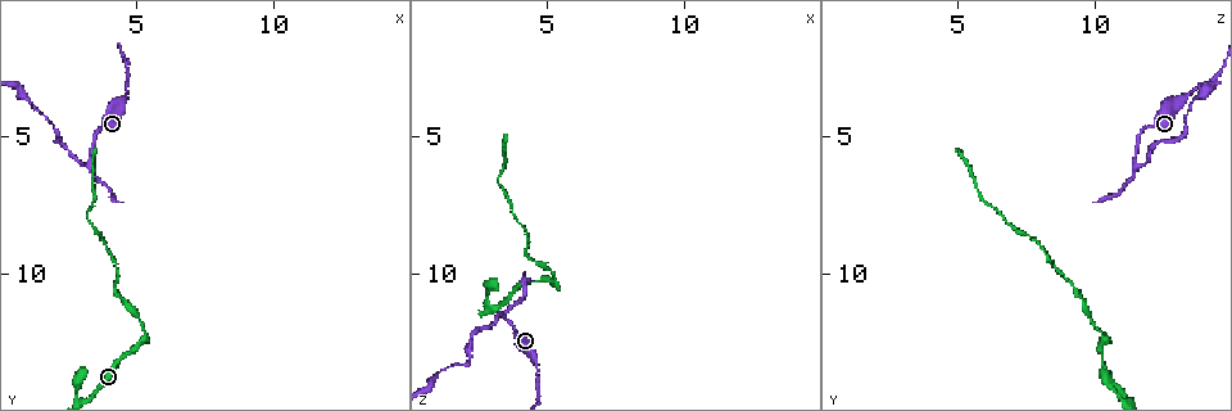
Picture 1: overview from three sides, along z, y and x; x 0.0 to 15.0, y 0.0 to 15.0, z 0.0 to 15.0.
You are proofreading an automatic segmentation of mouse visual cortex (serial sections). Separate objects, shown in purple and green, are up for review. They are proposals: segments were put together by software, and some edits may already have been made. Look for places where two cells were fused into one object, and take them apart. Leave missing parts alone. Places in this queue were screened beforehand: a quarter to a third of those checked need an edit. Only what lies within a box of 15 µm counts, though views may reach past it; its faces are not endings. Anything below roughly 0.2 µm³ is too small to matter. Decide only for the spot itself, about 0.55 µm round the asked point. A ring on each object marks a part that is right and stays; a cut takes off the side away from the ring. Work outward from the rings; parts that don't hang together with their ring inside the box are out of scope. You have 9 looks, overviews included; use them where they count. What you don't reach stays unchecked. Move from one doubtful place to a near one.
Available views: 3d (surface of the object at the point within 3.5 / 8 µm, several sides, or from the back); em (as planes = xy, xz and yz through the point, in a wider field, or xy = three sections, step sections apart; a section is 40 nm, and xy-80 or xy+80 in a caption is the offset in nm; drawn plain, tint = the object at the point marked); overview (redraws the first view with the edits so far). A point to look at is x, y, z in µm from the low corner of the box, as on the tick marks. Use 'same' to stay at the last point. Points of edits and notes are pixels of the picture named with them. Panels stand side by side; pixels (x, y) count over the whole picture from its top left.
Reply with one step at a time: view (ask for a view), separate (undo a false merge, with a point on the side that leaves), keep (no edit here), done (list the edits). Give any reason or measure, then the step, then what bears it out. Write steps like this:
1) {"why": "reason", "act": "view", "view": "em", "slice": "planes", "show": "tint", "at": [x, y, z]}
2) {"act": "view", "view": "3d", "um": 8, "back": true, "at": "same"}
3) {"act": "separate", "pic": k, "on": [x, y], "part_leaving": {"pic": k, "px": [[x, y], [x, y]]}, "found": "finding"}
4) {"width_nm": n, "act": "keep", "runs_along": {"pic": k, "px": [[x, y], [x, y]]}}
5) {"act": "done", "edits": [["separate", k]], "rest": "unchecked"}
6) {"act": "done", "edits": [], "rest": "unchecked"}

{"why": "sharp bend", "act": "view", "view": "3d", "um": 3.5, "at": [5.3, 12.3, 10.3]}

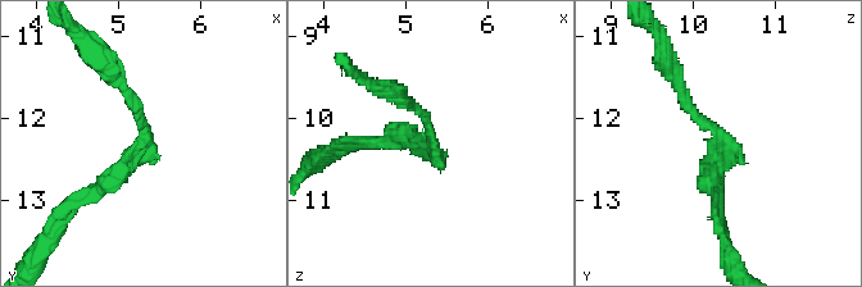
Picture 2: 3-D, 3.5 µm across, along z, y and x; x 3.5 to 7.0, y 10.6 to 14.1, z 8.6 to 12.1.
{"act": "view", "view": "em", "slice": "xy", "step": 1, "show": "tint", "at": [5.30, 12.30, 10.30]}

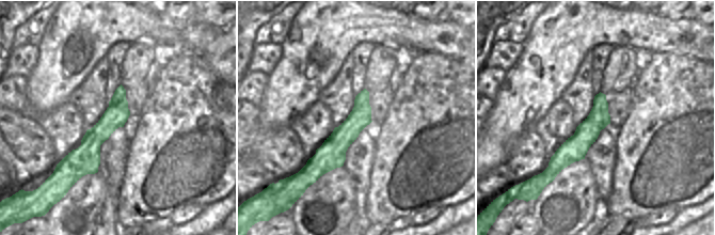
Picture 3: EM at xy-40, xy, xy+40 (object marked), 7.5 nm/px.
{"act": "separate", "pic": 2, "on": [134, 99], "found": "a second cell is stuck on"}

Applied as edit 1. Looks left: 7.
{"why": "sudden change in width", "act": "view", "view": "3d", "um": 3.5, "at": [4.4, 3.8, 13.1]}

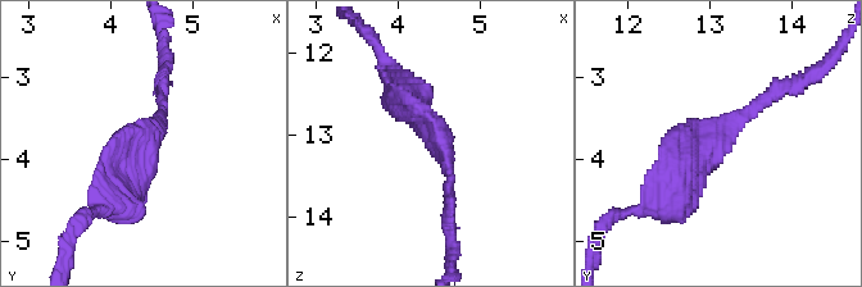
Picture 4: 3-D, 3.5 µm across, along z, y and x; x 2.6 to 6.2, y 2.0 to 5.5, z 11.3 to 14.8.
{"arm_widths_nm": [150, 350], "why": "now the EM", "act": "view", "view": "em", "slice": "xy", "step": 5, "show": "tint", "at": [4.50, 3.70, 13.15]}

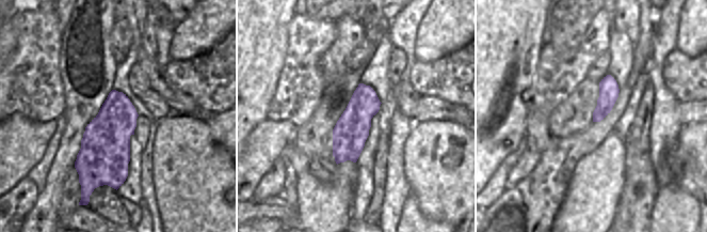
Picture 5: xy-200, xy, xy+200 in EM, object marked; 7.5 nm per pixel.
{"why": "cut it another way", "act": "view", "view": "em", "slice": "xy", "step": 1, "show": "tint", "at": "same"}

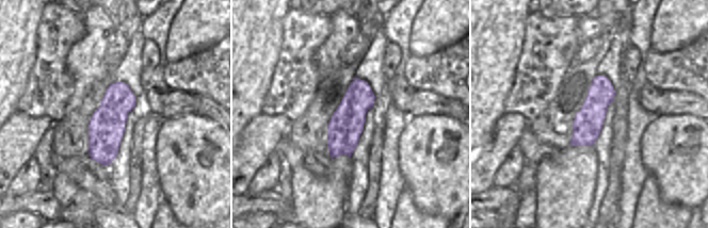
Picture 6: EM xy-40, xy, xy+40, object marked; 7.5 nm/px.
{"act": "keep", "runs_along": {"pic": 4, "px": [[672, 204], [715, 140], [786, 90]]}, "found": "one cell here"}

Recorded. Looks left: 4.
{"why": "abrupt turn", "act": "view", "view": "3d", "um": 3.5, "back": true, "at": [3.2, 6.2, 11.5]}

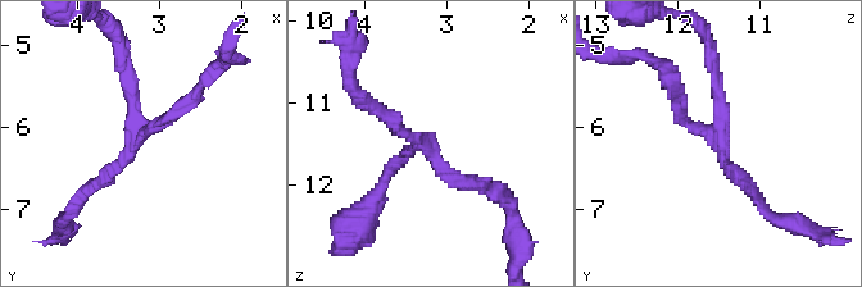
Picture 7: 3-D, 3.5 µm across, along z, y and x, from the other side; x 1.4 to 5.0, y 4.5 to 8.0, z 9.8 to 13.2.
{"act": "view", "view": "em", "slice": "xy", "step": 3, "show": "tint", "at": [3.20, 6.05, 11.50]}

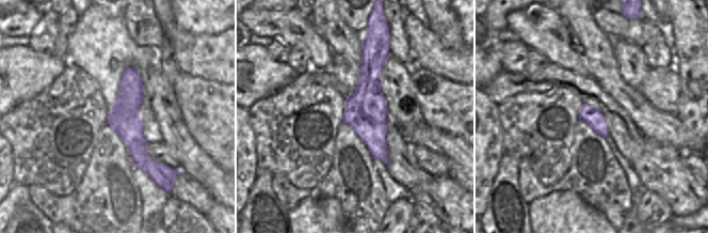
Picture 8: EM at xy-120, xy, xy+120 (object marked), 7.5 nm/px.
{"act": "keep", "runs_along": {"pic": 7, "px": [[121, 54], [144, 132], [195, 94]]}, "found": "continuous, no second cell"}

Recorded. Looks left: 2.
{"act": "done", "edits": [["separate", 2]], "rest": "unchecked"}

